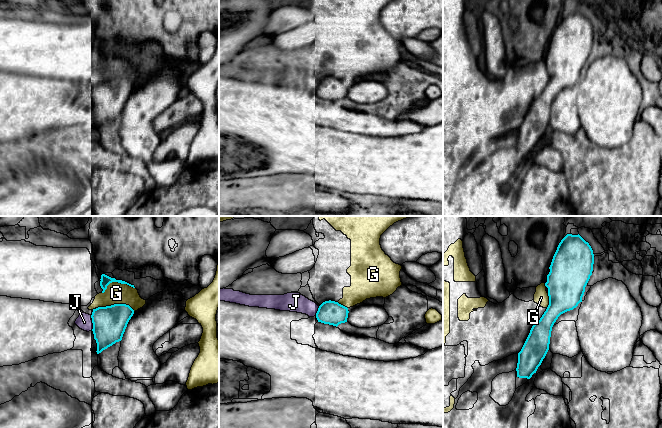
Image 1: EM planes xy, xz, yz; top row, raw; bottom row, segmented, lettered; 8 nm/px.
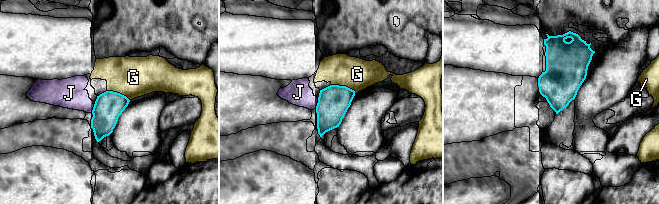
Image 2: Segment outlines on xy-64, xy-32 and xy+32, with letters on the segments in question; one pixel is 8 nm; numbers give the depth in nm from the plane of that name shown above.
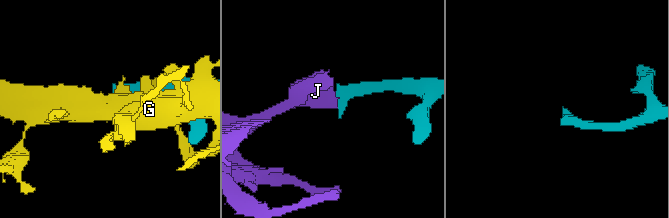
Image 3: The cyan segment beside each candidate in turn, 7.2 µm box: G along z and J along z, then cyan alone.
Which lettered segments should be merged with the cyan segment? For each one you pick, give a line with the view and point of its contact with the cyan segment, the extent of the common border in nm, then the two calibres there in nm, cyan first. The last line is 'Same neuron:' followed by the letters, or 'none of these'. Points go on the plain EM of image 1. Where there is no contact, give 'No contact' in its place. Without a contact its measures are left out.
Same neuron: none of these

